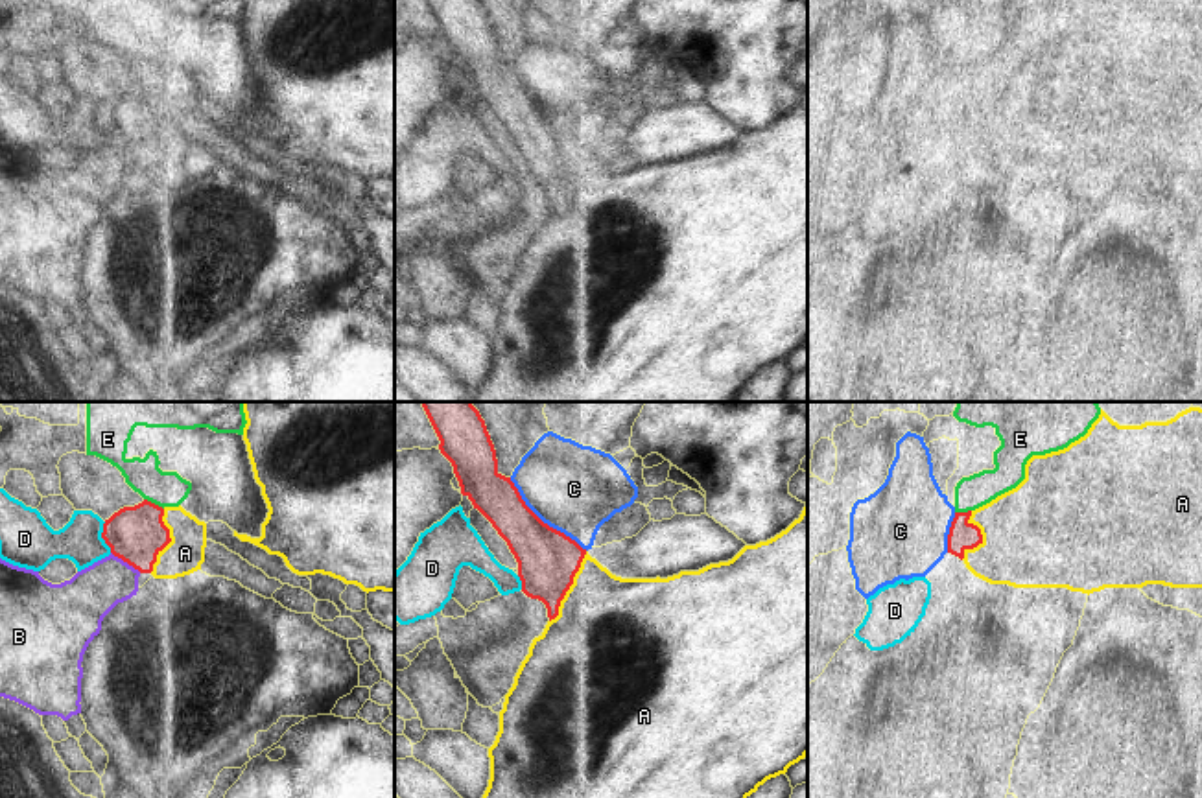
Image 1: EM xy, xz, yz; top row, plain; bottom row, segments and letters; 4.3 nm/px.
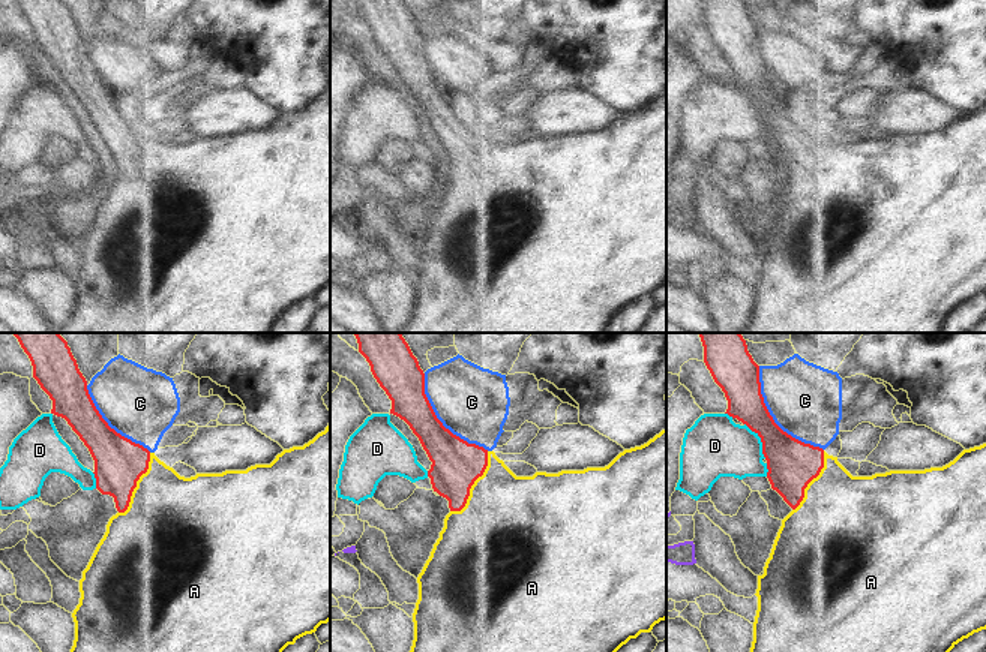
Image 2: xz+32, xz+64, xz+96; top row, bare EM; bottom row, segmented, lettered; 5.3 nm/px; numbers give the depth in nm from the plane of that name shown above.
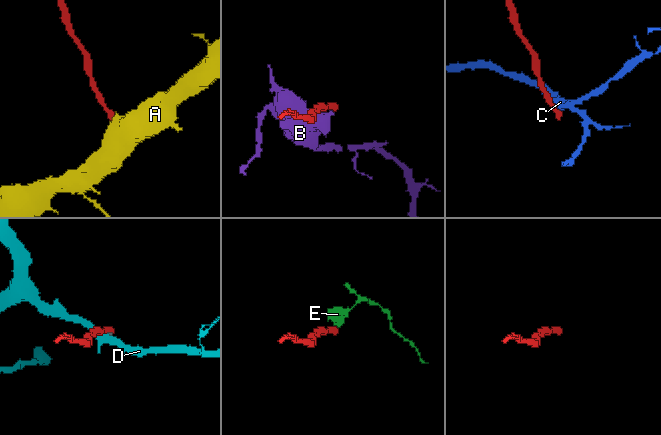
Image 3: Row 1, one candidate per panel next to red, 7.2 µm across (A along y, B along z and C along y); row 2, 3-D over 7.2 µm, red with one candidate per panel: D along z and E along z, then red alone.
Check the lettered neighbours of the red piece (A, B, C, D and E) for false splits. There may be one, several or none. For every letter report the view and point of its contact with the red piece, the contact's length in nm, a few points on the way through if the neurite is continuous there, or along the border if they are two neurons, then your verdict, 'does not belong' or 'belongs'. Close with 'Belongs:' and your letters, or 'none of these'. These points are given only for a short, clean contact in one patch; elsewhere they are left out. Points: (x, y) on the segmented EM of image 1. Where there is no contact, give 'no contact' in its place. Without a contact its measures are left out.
A: contact xz (570, 585); length 360 nm; belongs
B: contact xy (126, 561); length 160 nm; border xy (111, 551), (141, 572); does not belong
C: contact xz (542, 522); length 460 nm; does not belong
D: contact xy (102, 537); length 140 nm; does not belong
E: contact xy (153, 504); length 100 nm; does not belong
Belongs: A

